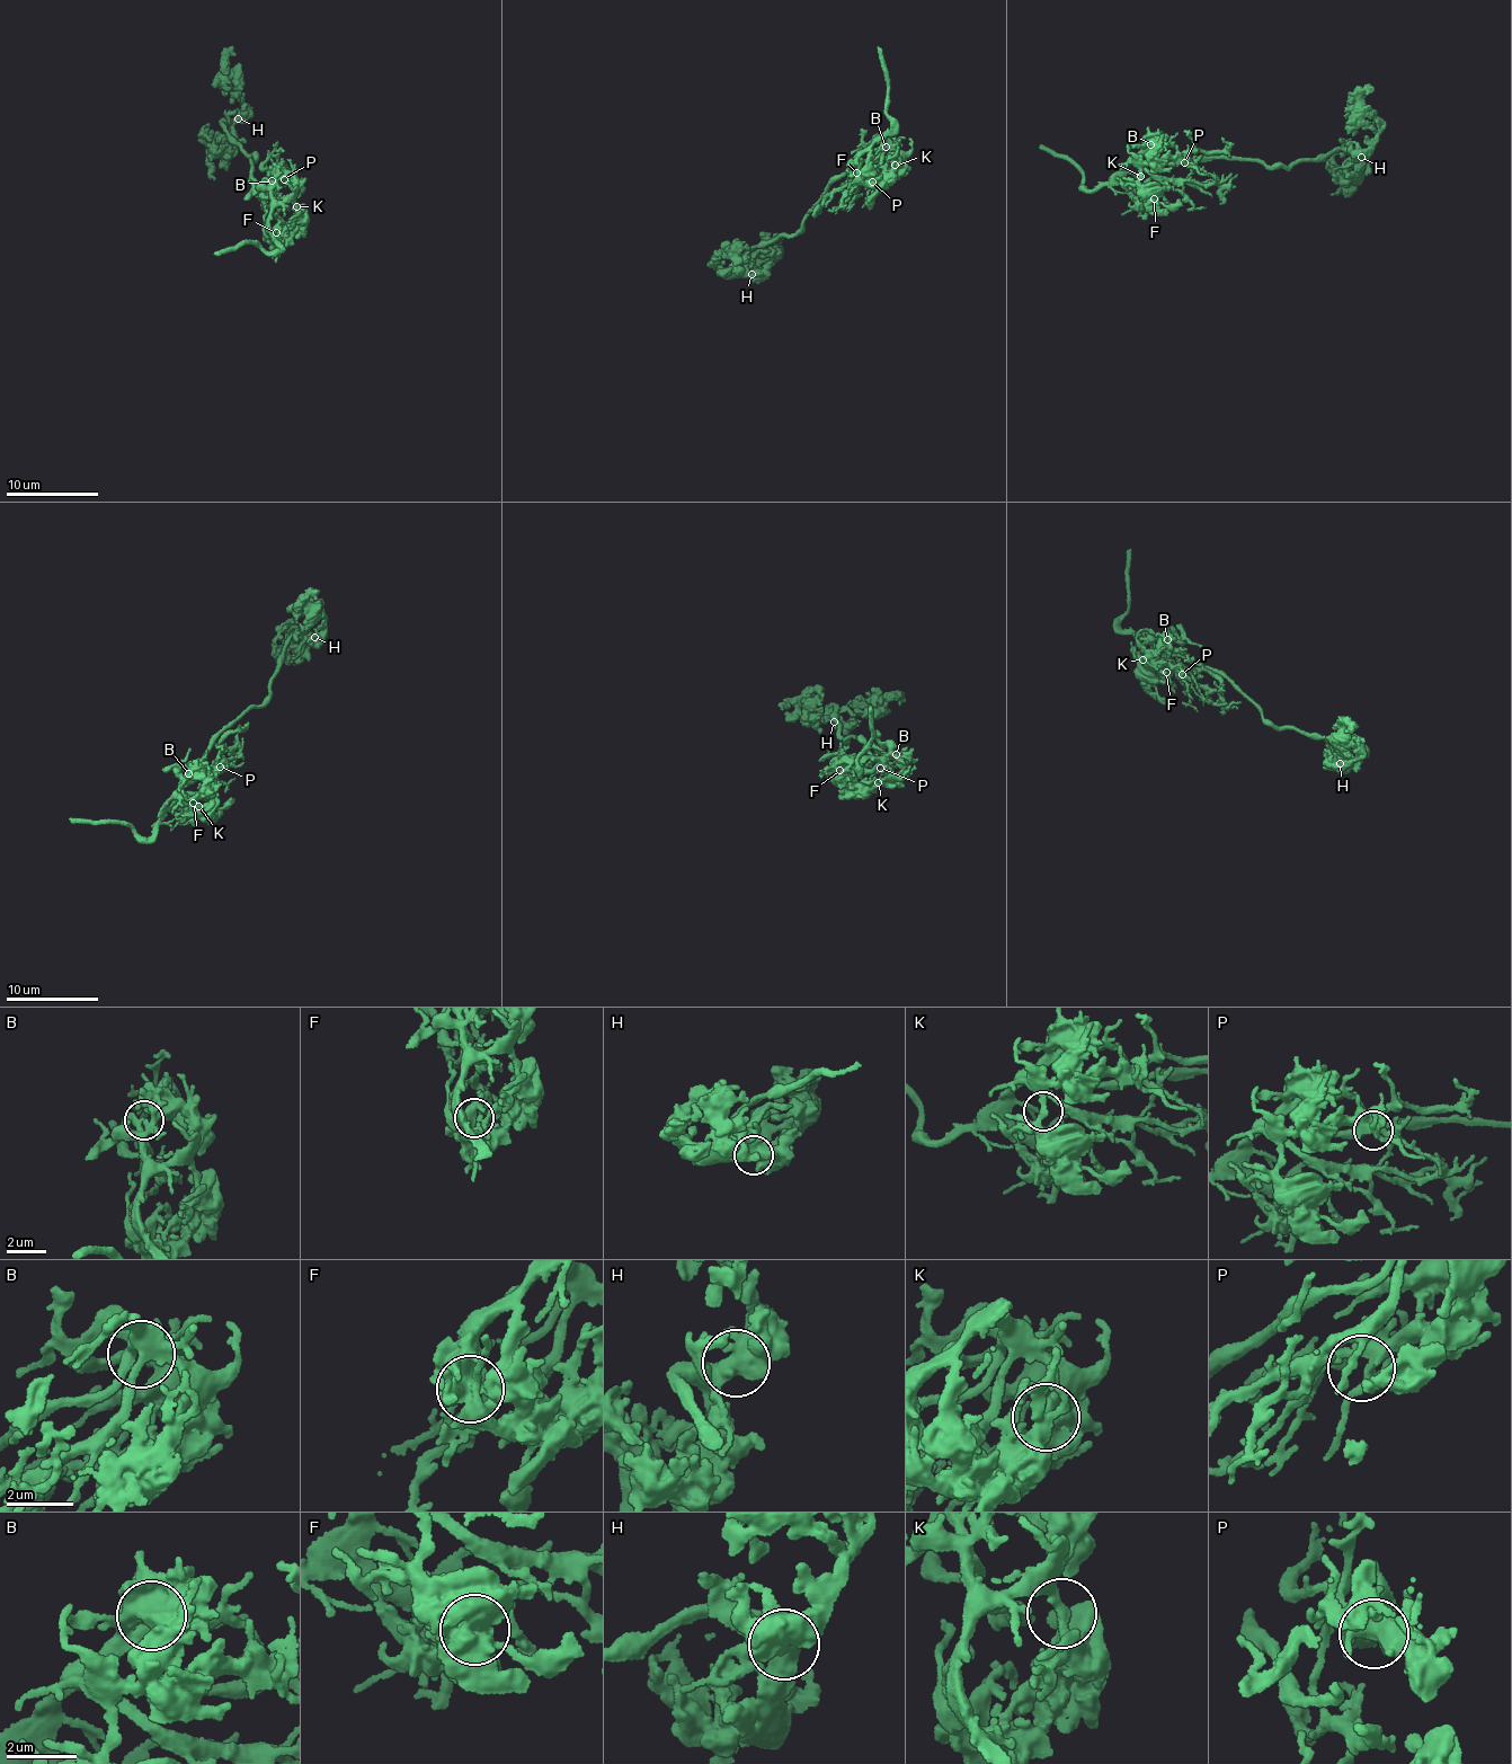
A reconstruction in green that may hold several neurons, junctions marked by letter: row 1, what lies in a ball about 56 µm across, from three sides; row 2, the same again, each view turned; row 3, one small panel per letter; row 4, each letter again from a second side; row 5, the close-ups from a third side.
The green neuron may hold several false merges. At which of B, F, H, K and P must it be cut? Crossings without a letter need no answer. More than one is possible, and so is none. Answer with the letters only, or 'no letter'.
no letter

